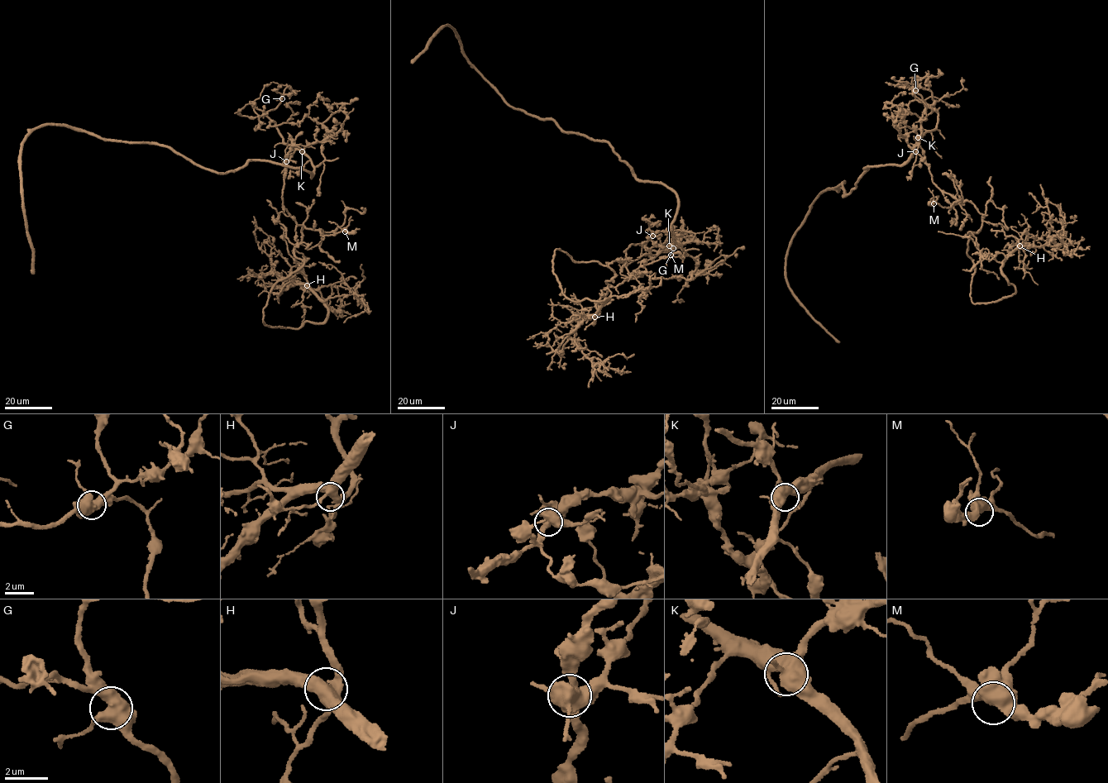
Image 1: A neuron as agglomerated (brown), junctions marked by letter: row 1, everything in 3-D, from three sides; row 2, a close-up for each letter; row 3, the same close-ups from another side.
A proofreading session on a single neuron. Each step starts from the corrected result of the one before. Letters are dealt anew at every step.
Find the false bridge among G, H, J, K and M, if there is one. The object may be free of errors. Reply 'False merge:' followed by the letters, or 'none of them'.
False merge: J

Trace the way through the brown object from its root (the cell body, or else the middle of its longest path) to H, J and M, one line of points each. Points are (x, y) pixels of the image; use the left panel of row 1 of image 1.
H: (306, 155), (287, 162), (282, 196), (305, 261), (262, 322), (323, 322), (307, 285)
J: (306, 155), (296, 150), (285, 161)
M: (306, 155), (296, 150), (287, 163), (284, 207), (295, 222), (324, 235), (345, 231)

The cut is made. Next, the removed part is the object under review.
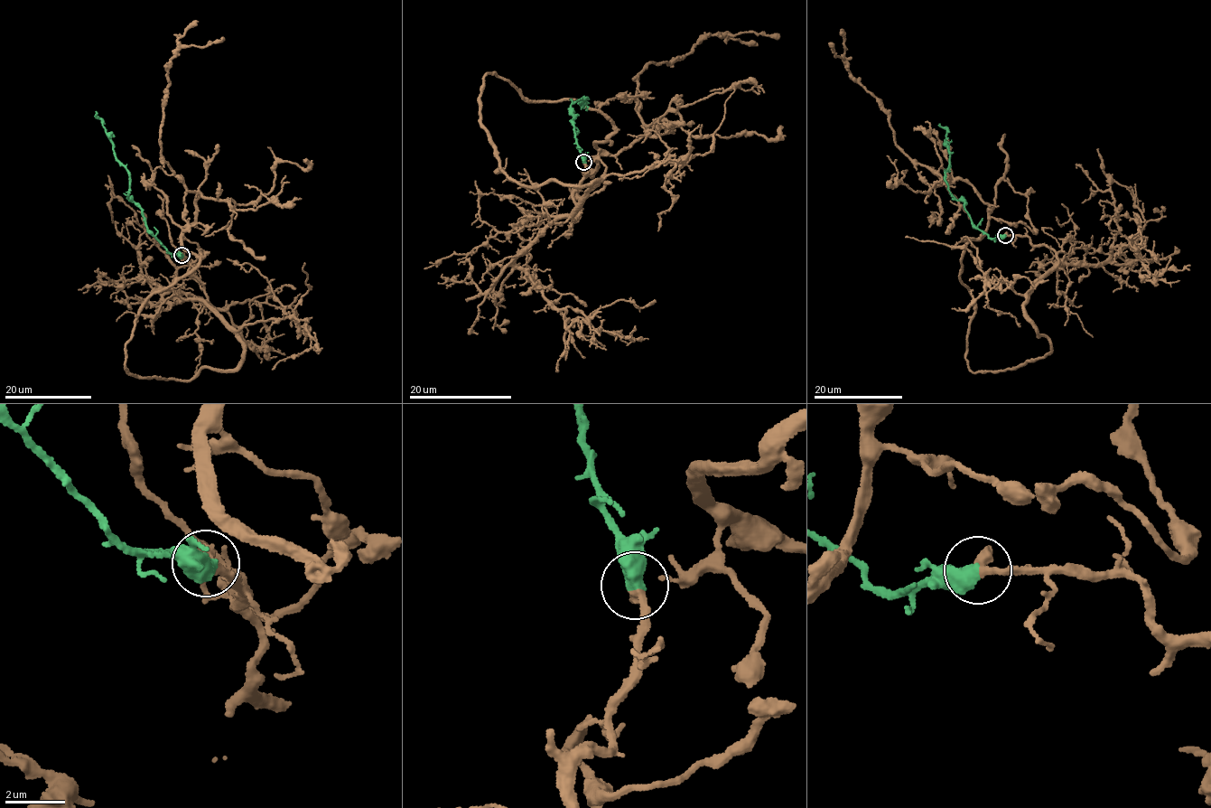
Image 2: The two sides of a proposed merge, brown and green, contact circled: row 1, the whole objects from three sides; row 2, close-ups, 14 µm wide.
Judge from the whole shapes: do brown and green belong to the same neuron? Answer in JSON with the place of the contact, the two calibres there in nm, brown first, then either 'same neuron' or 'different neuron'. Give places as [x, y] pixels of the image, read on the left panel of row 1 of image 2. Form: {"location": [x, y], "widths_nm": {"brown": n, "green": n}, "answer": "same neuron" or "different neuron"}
{"location": [181, 255], "widths_nm": {"brown": 400, "green": 600}, "answer": "same neuron"}

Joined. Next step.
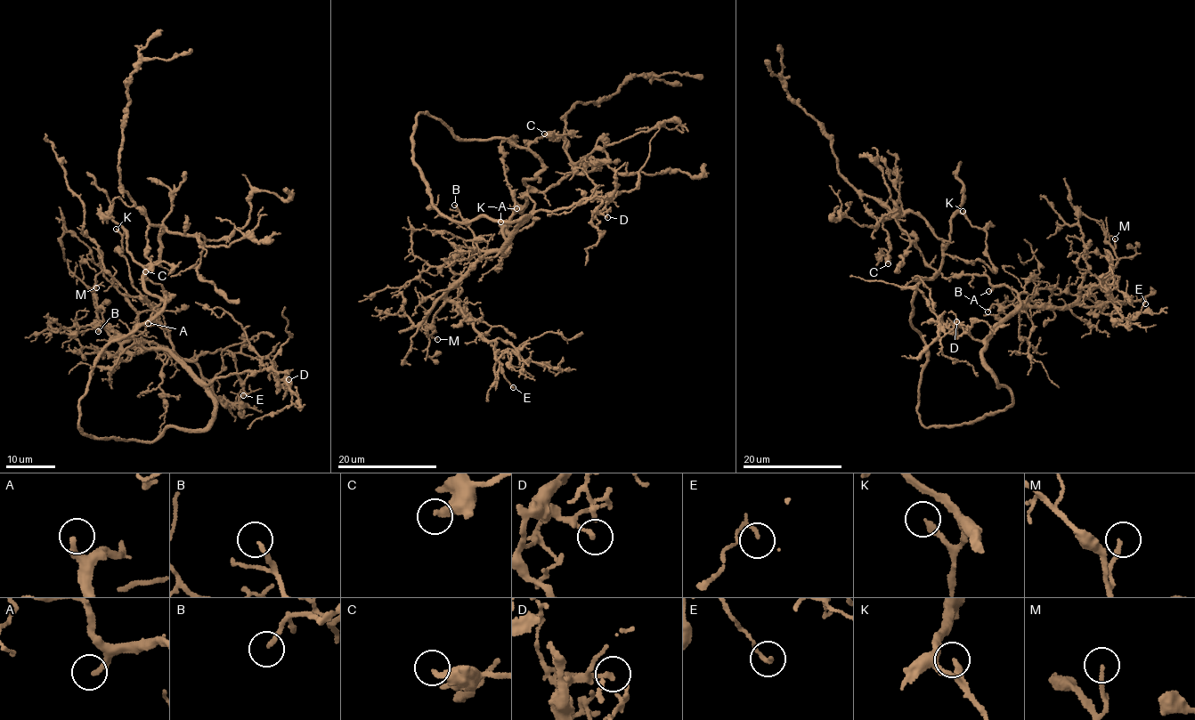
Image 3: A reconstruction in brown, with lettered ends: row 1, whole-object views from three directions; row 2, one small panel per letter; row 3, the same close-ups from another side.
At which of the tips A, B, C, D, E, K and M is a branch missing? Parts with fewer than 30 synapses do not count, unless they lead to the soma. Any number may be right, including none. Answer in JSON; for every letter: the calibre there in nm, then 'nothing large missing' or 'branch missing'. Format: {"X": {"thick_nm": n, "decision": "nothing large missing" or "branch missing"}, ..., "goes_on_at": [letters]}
{"A": {"thick_nm": 260, "decision": "branch missing"}, "B": {"thick_nm": 190, "decision": "nothing large missing"}, "C": {"thick_nm": 320, "decision": "nothing large missing"}, "D": {"thick_nm": 140, "decision": "nothing large missing"}, "E": {"thick_nm": 150, "decision": "nothing large missing"}, "K": {"thick_nm": 220, "decision": "nothing large missing"}, "M": {"thick_nm": 150, "decision": "nothing large missing"}, "goes_on_at": ["A"]}

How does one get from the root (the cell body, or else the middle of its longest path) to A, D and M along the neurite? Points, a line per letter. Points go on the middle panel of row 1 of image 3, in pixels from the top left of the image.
A: (412, 140), (412, 163), (433, 206), (456, 221), (530, 217), (515, 228), (506, 254), (500, 222)
D: (412, 140), (412, 163), (430, 203), (456, 221), (488, 216), (514, 222), (601, 198), (597, 210), (607, 217)
M: (412, 140), (412, 163), (441, 213), (468, 222), (530, 217), (451, 287), (427, 332), (437, 339)

